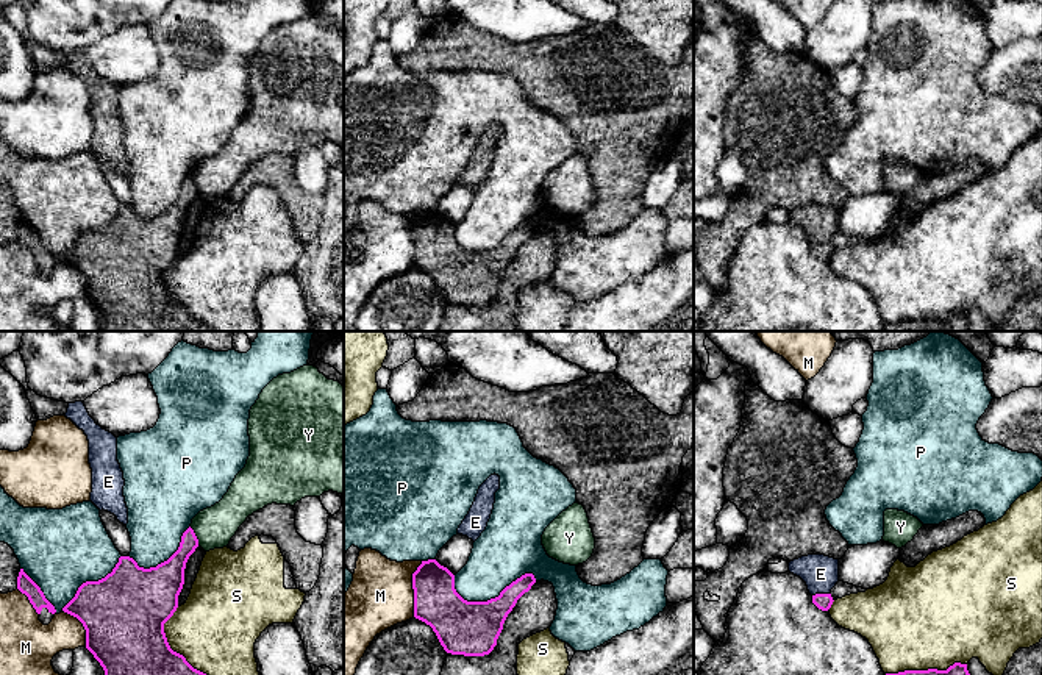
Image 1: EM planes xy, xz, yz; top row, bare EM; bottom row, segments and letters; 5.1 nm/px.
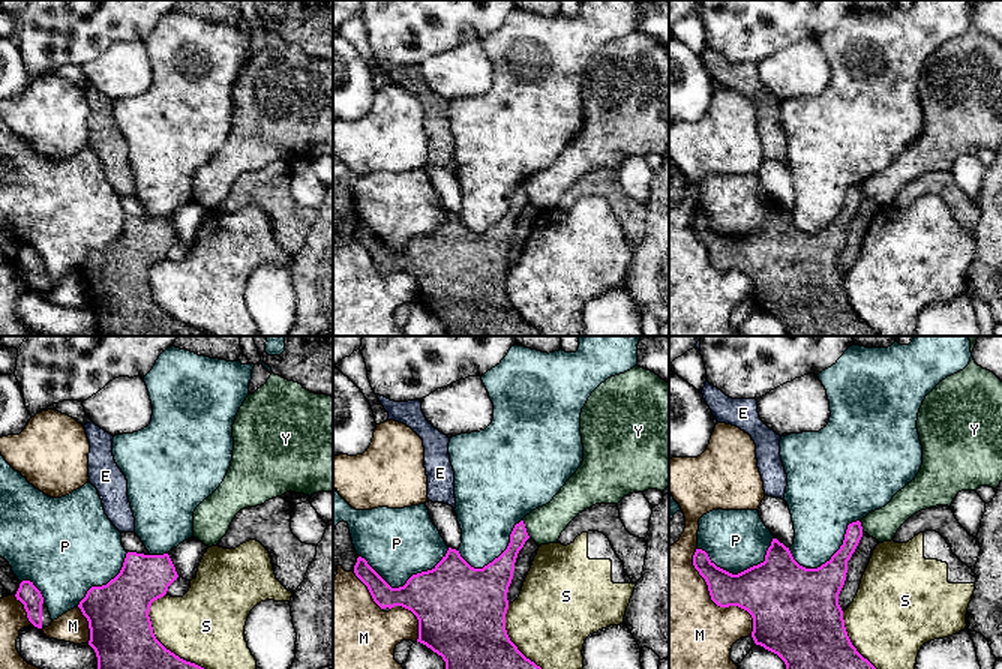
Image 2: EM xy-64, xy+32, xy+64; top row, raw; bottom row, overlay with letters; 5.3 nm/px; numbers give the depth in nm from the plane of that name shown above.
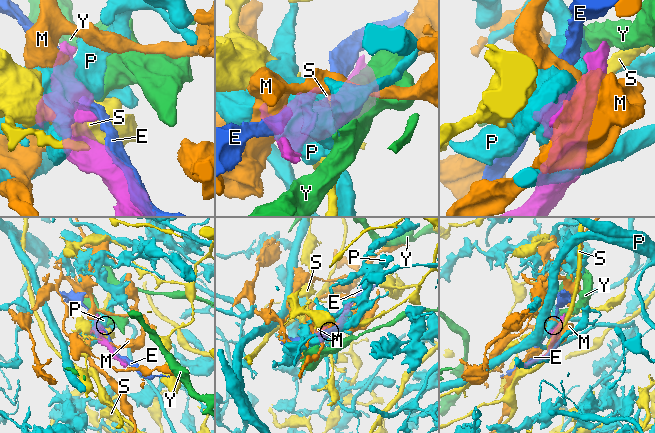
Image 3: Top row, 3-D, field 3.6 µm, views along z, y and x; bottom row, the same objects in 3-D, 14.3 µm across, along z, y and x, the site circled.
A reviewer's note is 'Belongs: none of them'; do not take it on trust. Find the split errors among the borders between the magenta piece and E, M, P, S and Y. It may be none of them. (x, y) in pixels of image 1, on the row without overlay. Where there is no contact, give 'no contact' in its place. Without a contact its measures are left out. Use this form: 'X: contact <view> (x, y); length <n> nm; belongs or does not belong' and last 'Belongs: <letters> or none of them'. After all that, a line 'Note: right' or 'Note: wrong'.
E: contact yz (820, 244); length 90 nm; does not belong
M: contact xz (413, 238); length 300 nm; does not belong
P: contact xz (496, 247); length 440 nm; does not belong
S: contact xy (171, 299); length 440 nm; does not belong
Y: contact xy (196, 186); length 110 nm; does not belong
Belongs: none of them
Note: right

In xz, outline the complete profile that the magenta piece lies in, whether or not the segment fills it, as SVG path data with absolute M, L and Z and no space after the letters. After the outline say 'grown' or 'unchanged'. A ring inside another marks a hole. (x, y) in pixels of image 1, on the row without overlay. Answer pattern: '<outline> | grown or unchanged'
M436 209L422 211L412 223L414 267L436 283L447 303L464 306L489 305L497 295L508 264L536 233L525 223L498 247L467 252L455 239L455 225Z | unchanged

